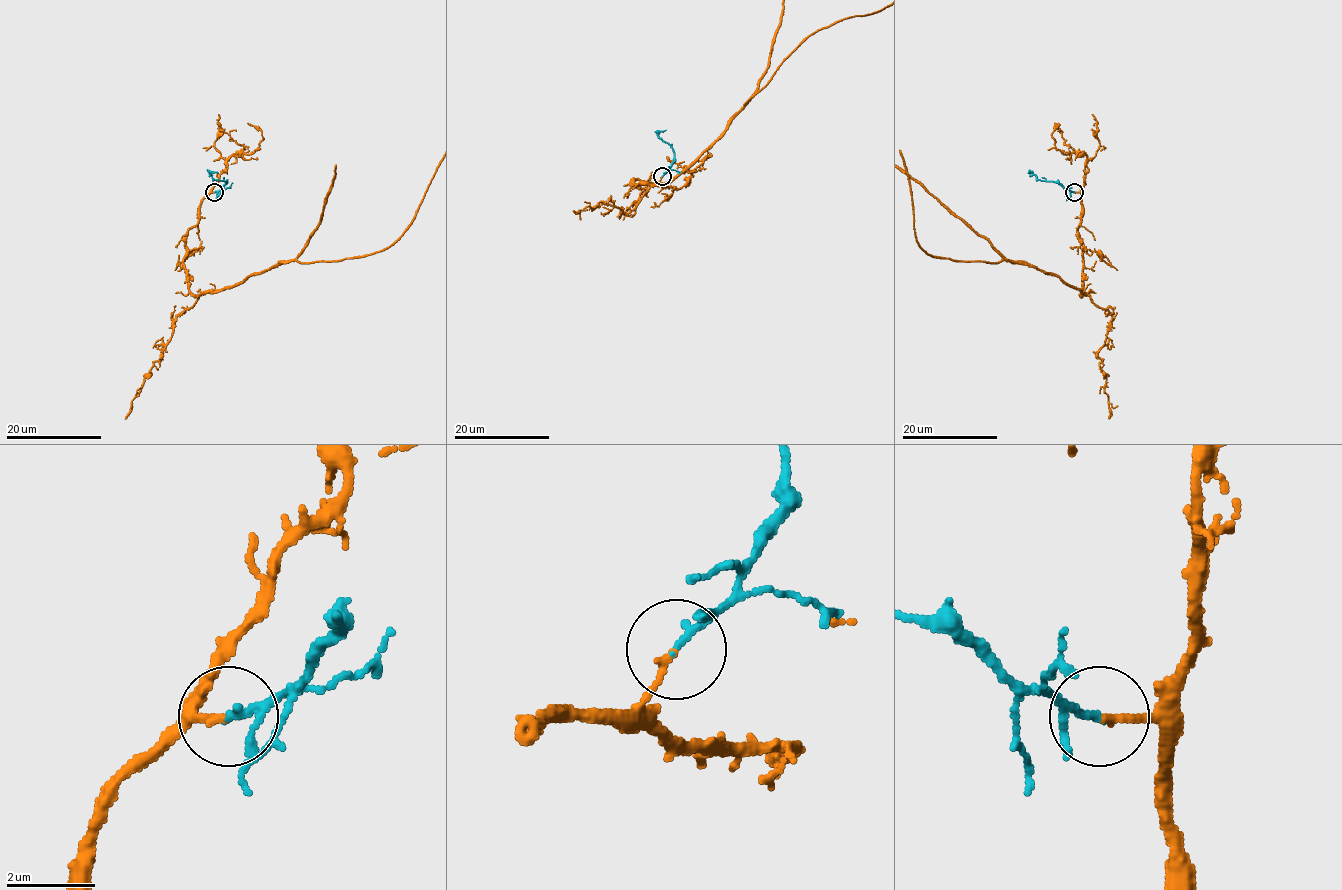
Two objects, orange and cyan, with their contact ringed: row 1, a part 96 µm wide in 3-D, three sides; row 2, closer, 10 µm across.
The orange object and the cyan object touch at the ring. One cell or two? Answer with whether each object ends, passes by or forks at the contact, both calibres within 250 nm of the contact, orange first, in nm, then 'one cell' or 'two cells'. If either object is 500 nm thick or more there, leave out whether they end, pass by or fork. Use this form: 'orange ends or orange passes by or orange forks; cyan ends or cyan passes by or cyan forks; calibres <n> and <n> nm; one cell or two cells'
orange ends; cyan passes by; calibres 150 and 120 nm; one cell

